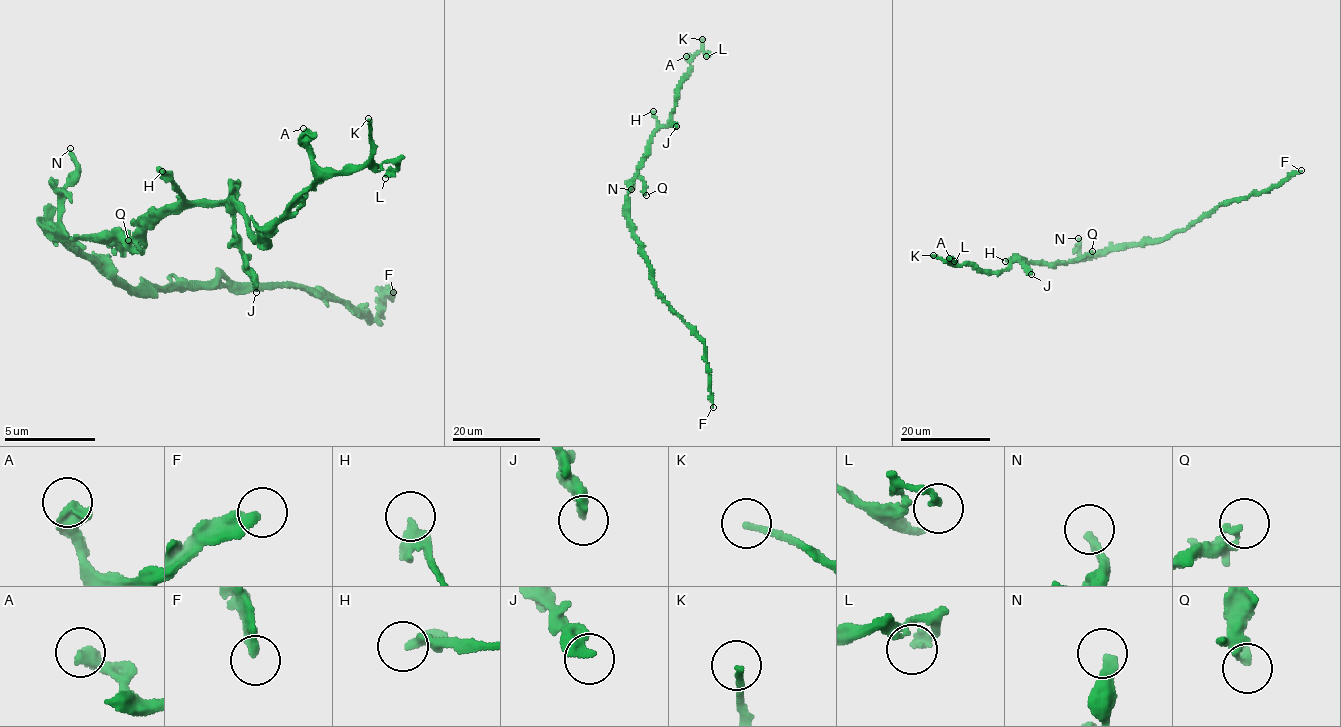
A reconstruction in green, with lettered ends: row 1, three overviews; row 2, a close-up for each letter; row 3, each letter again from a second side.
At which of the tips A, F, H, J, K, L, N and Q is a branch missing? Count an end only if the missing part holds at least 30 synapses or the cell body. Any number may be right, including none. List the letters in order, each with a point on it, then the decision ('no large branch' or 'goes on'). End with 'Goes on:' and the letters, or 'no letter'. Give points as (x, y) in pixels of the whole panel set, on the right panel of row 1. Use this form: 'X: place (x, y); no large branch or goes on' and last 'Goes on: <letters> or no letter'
A: place (949, 258); no large branch
F: place (1301, 170); no large branch
H: place (1005, 261); no large branch
J: place (1031, 274); no large branch
K: place (933, 255); goes on
L: place (954, 261); no large branch
N: place (1078, 238); no large branch
Q: place (1092, 251); no large branch
Goes on: K

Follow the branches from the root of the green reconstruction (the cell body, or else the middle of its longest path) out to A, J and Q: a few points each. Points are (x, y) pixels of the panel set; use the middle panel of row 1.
A: (630, 218), (628, 187), (646, 154), (650, 136), (667, 123), (673, 113), (680, 81), (689, 68), (686, 56)
J: (630, 218), (628, 187), (646, 154), (650, 136), (661, 126), (671, 123), (676, 126)
Q: (630, 218), (628, 187), (637, 176), (644, 180), (646, 195)

